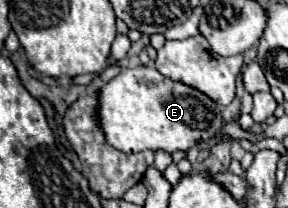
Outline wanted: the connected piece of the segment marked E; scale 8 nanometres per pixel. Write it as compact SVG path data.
M148 66L122 68L116 78L100 88L98 118L102 122L106 140L122 152L186 152L196 144L214 138L224 124L220 106L206 94L190 86L182 86L180 82L170 82L156 68Z

